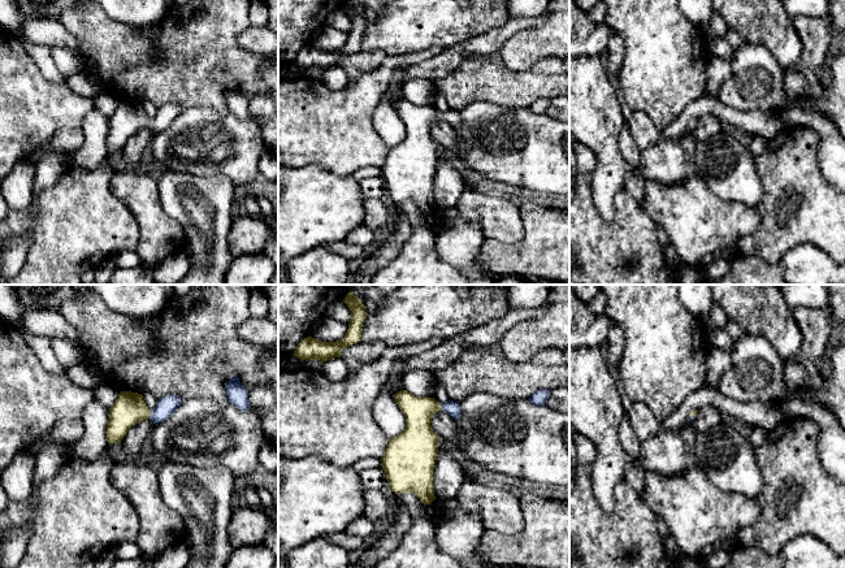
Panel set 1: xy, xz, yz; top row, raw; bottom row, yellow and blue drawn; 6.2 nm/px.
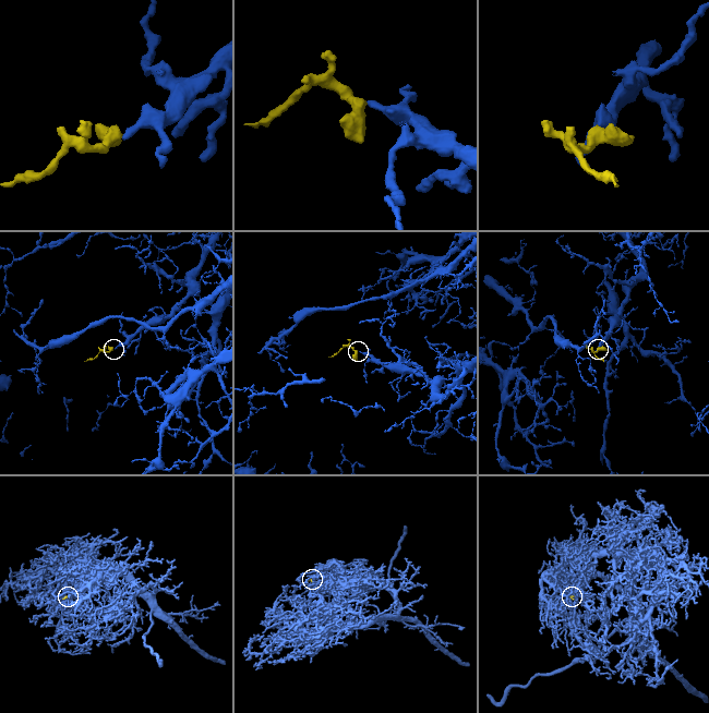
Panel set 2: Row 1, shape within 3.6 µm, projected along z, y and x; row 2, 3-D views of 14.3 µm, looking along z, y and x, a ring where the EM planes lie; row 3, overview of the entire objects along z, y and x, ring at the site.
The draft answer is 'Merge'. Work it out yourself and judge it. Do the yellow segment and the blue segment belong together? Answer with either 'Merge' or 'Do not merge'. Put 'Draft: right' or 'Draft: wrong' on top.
Draft: right
Merge

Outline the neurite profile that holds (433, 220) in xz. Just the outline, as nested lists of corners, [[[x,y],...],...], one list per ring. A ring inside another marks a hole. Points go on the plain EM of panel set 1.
[[[434,208],[430,213],[426,213],[425,222],[436,234],[438,234],[441,227],[441,208]]]

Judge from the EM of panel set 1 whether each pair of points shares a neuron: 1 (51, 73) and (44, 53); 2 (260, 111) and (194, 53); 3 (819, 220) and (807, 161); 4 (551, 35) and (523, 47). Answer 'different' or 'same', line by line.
1: same
2: different
3: same
4: same

